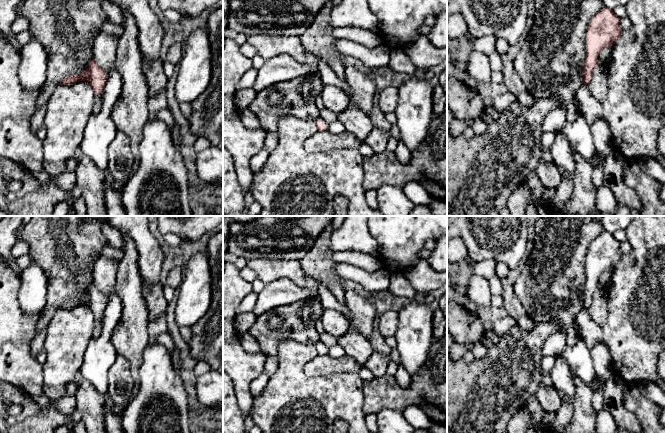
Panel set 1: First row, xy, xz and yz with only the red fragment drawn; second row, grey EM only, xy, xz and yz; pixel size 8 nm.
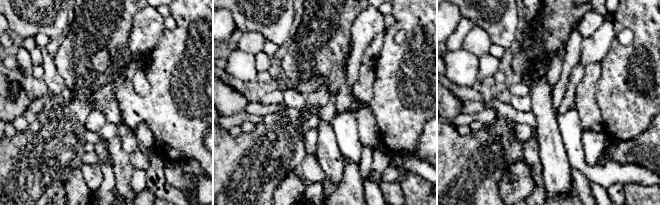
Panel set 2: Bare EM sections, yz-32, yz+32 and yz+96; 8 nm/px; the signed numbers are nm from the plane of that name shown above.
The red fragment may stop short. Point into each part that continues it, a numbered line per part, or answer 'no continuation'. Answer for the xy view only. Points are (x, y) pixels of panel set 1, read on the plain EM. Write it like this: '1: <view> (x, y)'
1: xy (98, 324)

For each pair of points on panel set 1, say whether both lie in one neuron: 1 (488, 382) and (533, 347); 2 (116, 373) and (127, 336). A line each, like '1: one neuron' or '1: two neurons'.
1: one neuron
2: two neurons

